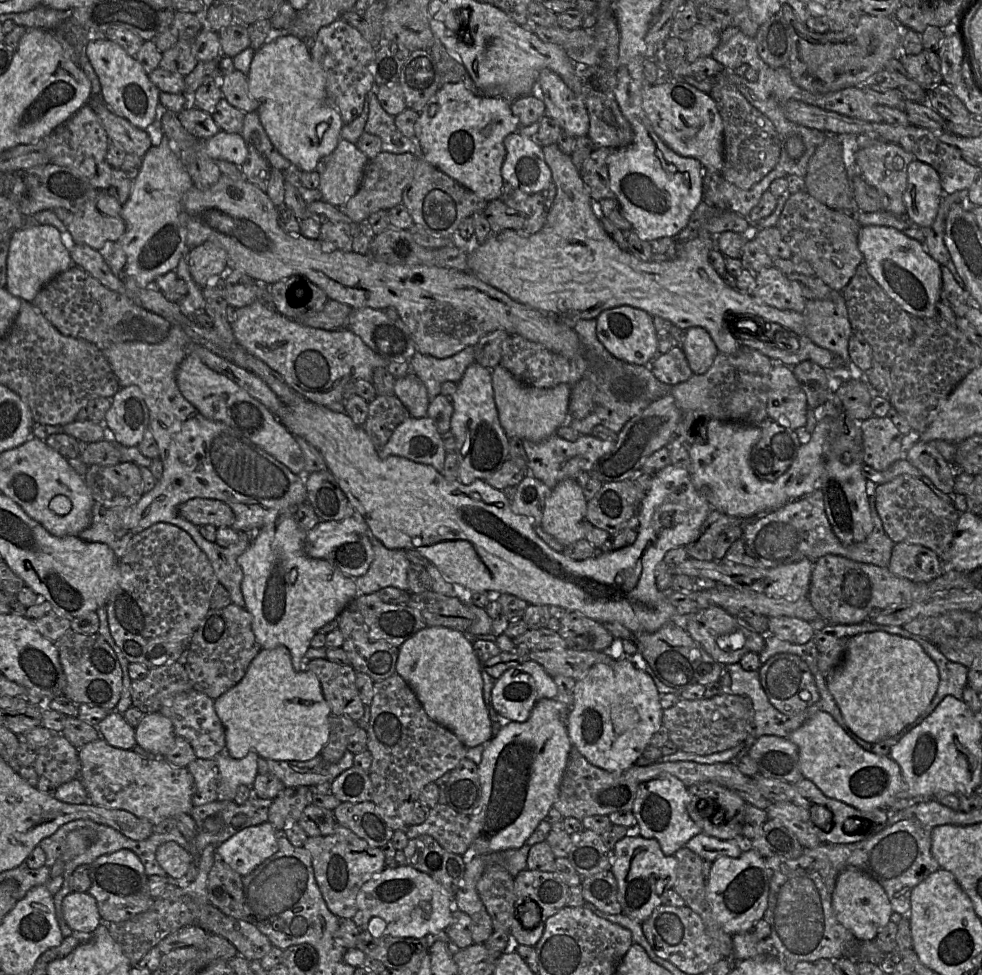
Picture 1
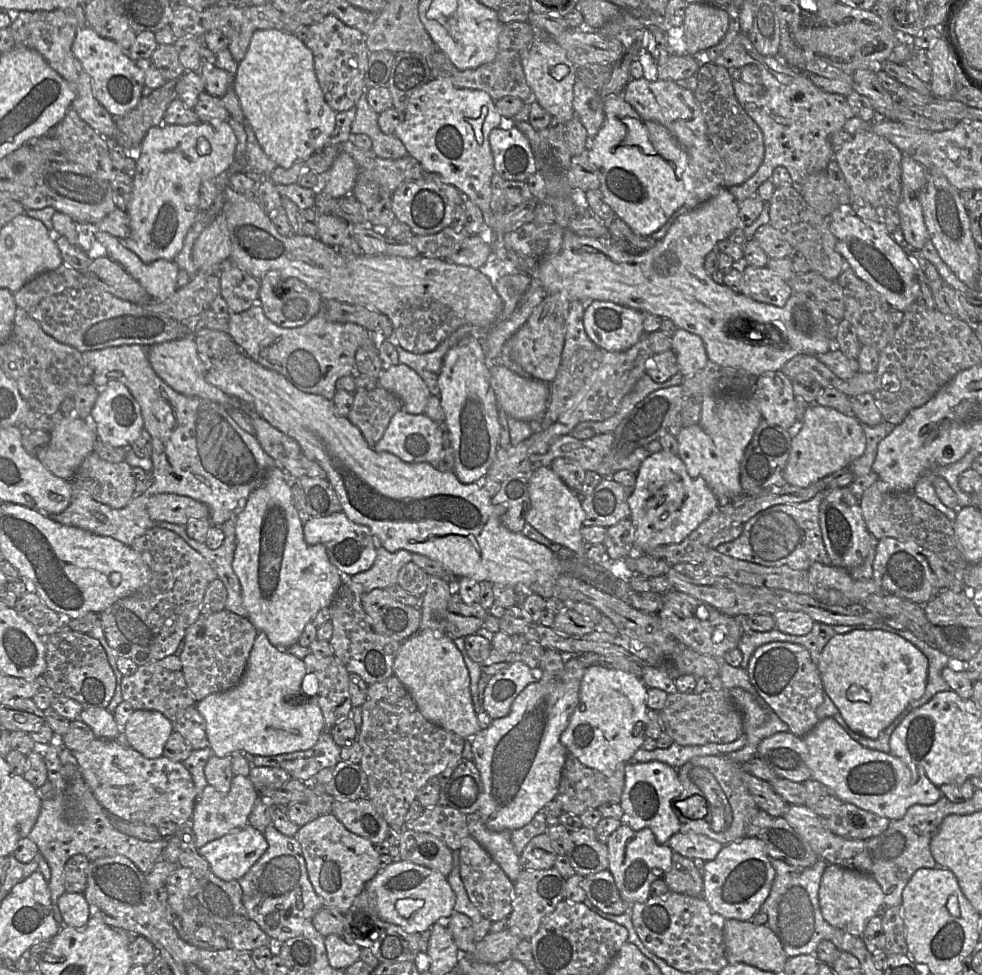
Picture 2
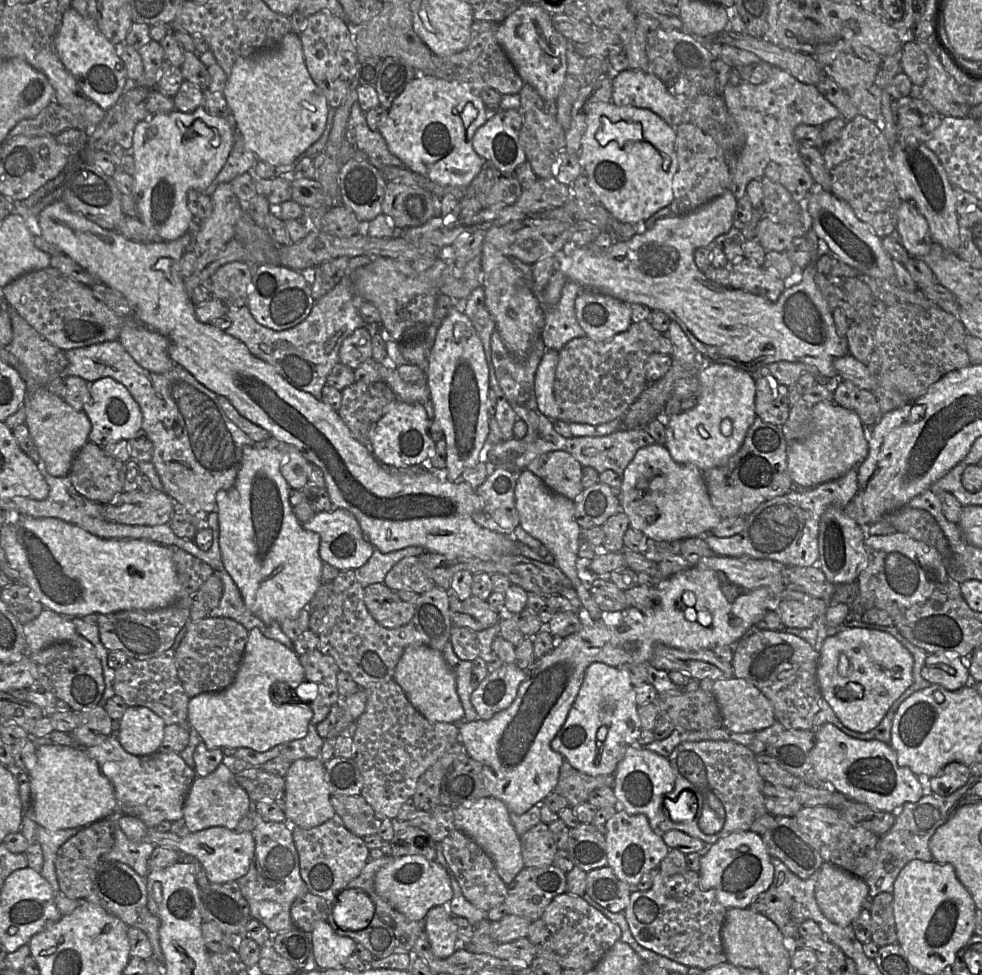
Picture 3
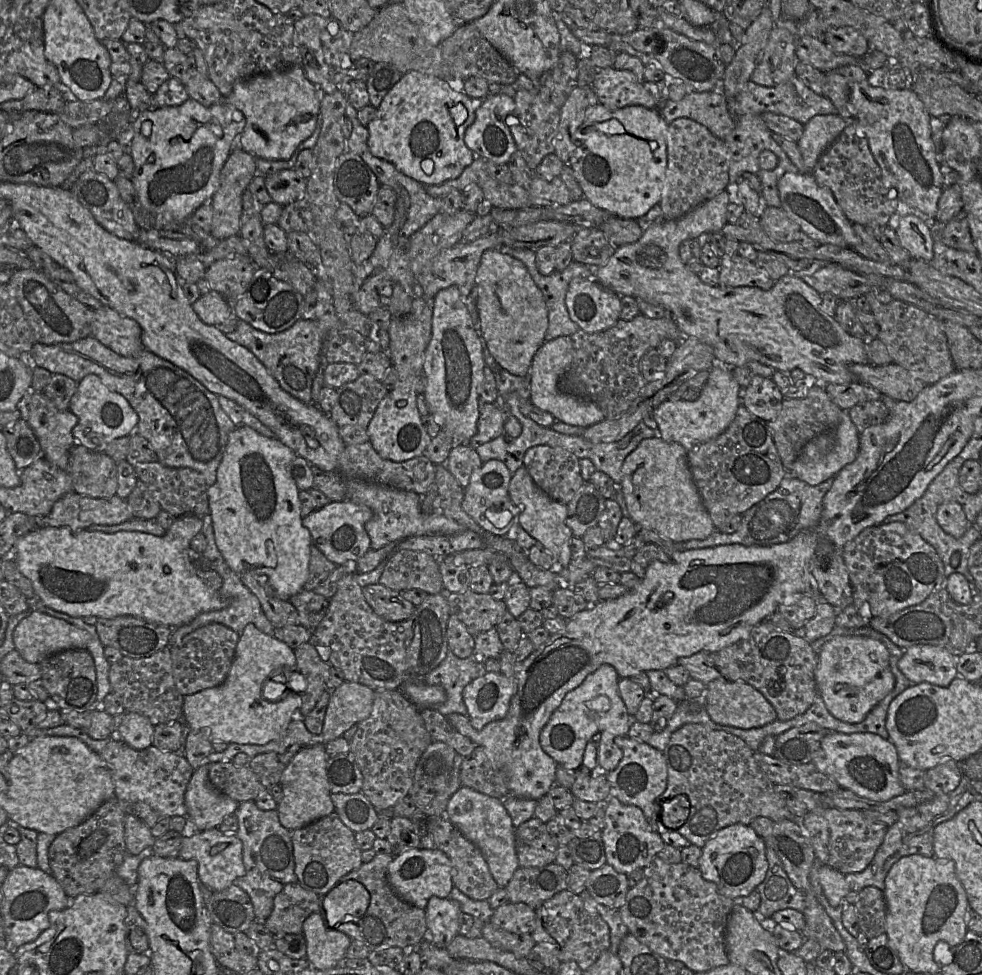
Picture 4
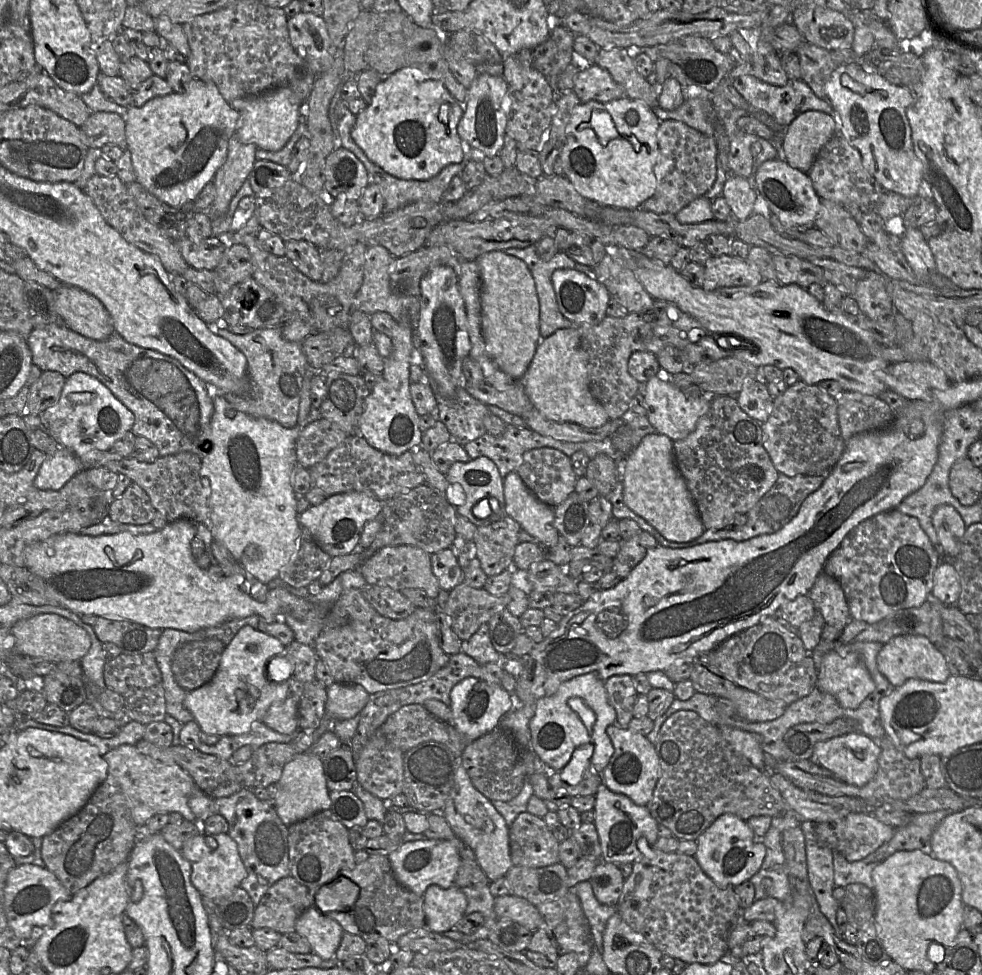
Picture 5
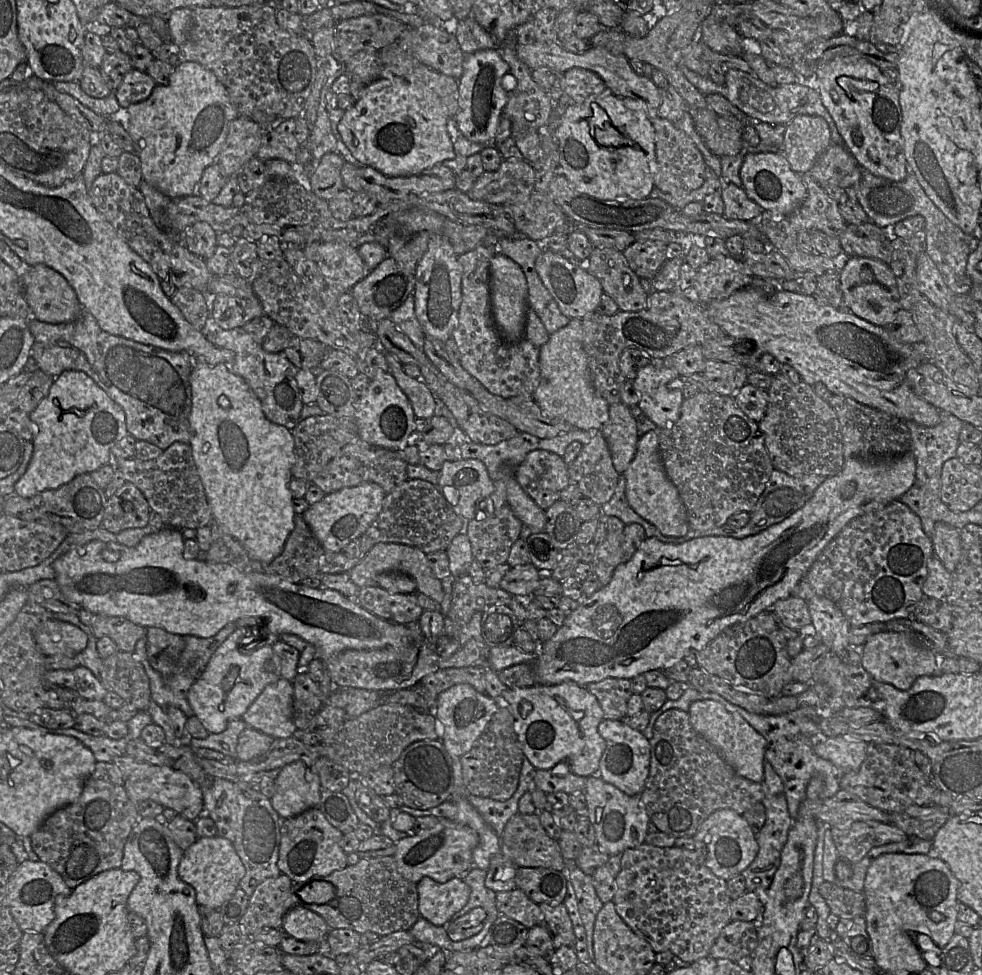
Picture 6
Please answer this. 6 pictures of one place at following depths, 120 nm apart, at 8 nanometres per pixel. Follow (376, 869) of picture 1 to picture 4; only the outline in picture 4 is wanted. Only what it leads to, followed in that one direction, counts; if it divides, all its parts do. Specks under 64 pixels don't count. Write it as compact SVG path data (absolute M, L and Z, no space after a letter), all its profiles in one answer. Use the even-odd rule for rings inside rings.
M335 811L303 828L290 832L297 882L320 897L340 883L343 876L359 869L363 864L363 851L355 841L355 833L344 825Z

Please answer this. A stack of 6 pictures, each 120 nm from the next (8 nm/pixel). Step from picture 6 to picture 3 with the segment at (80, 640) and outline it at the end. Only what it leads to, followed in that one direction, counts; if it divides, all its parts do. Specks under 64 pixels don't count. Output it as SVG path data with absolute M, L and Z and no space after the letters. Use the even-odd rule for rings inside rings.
M44 609L37 618L23 624L26 639L26 653L32 654L41 649L79 636L76 626L53 610Z

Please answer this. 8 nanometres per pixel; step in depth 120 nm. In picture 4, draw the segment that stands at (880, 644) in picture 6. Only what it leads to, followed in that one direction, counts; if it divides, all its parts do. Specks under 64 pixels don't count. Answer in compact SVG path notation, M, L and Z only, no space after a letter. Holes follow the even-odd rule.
M916 645L904 650L904 654L898 662L898 668L913 683L927 682L946 687L958 676L957 658L943 647Z

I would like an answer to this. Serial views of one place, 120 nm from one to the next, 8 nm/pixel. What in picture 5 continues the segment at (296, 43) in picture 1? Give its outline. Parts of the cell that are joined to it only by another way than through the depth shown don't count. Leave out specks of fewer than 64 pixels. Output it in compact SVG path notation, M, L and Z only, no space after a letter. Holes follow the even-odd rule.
M280 87L257 96L238 98L231 106L240 113L236 134L241 142L255 144L258 149L279 151L296 131L300 120L300 98L289 88Z

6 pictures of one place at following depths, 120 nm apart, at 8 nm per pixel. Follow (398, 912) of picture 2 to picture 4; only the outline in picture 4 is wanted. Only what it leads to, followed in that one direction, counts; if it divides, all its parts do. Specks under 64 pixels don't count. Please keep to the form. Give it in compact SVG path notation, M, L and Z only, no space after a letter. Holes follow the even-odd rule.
M411 848L394 857L388 865L387 878L396 894L409 904L426 909L431 897L449 898L454 886L451 861L441 850Z

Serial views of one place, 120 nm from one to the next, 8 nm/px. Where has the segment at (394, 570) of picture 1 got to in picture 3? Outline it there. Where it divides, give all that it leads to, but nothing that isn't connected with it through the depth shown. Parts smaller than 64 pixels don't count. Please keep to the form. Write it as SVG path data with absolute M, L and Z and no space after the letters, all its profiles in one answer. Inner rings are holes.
M409 546L389 553L374 549L369 560L360 568L355 569L355 575L363 588L374 583L384 583L386 574L401 559L429 552L423 547Z

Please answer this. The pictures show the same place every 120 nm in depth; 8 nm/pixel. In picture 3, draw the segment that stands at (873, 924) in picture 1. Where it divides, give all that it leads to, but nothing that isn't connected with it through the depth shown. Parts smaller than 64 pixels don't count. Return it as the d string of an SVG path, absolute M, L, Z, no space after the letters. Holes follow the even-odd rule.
M824 861L815 897L824 916L839 926L849 926L863 908L869 910L869 888L863 878Z

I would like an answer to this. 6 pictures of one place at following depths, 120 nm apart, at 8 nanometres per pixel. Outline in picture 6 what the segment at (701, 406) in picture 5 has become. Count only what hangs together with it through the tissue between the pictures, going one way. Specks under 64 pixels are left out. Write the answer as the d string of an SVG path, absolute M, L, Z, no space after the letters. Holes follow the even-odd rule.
M652 361L642 367L638 371L637 377L633 380L633 386L639 395L638 406L658 428L669 427L680 417L684 397L679 377L678 373L674 370Z

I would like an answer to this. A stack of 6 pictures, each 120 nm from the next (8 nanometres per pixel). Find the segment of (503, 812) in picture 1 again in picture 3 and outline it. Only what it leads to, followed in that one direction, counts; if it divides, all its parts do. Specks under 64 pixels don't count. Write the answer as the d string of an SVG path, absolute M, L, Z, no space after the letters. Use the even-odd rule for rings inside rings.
M721 555L704 557L690 568L660 580L657 586L653 586L659 590L658 602L646 611L630 606L624 611L623 624L619 627L607 626L601 619L592 620L578 632L558 640L552 651L523 670L526 678L508 708L489 720L461 721L458 724L459 741L465 753L481 764L490 797L501 800L510 812L521 815L534 805L543 803L554 791L564 758L551 748L550 743L565 723L584 681L585 671L592 663L601 662L613 667L625 663L648 664L656 643L685 651L734 646L750 629L756 629L754 626L766 611L776 609L786 588L782 578L785 567L769 559Z

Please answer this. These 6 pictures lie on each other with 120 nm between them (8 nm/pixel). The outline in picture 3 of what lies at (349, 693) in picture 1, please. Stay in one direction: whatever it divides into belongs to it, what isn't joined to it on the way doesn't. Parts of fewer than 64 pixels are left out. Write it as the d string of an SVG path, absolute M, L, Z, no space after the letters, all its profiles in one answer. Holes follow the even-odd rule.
M319 649L302 654L299 661L305 671L305 679L294 690L298 700L308 703L313 711L312 724L317 725L329 714L340 698L337 674L340 671L333 657Z

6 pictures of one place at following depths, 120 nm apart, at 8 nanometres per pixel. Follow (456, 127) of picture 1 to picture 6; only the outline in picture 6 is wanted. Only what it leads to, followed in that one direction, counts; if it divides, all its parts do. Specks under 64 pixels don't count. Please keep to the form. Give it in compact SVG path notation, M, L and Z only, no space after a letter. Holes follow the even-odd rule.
M383 75L377 78L363 89L361 97L355 104L345 111L344 116L337 126L342 142L346 145L352 156L357 162L363 166L369 166L383 173L386 176L411 176L420 173L421 171L431 168L435 165L442 164L446 160L455 158L453 142L447 131L448 118L444 112L444 106L441 103L439 96L432 91L428 86L419 81L408 81L402 77L395 75Z

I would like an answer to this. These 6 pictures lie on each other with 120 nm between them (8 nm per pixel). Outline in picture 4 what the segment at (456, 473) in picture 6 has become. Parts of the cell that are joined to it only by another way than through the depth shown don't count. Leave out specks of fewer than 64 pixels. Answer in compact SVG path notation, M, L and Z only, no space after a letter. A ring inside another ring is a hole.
M492 459L472 473L469 484L464 488L462 508L485 532L497 536L506 536L513 526L518 526L519 509L511 501L508 492L512 476L513 474L502 461Z

